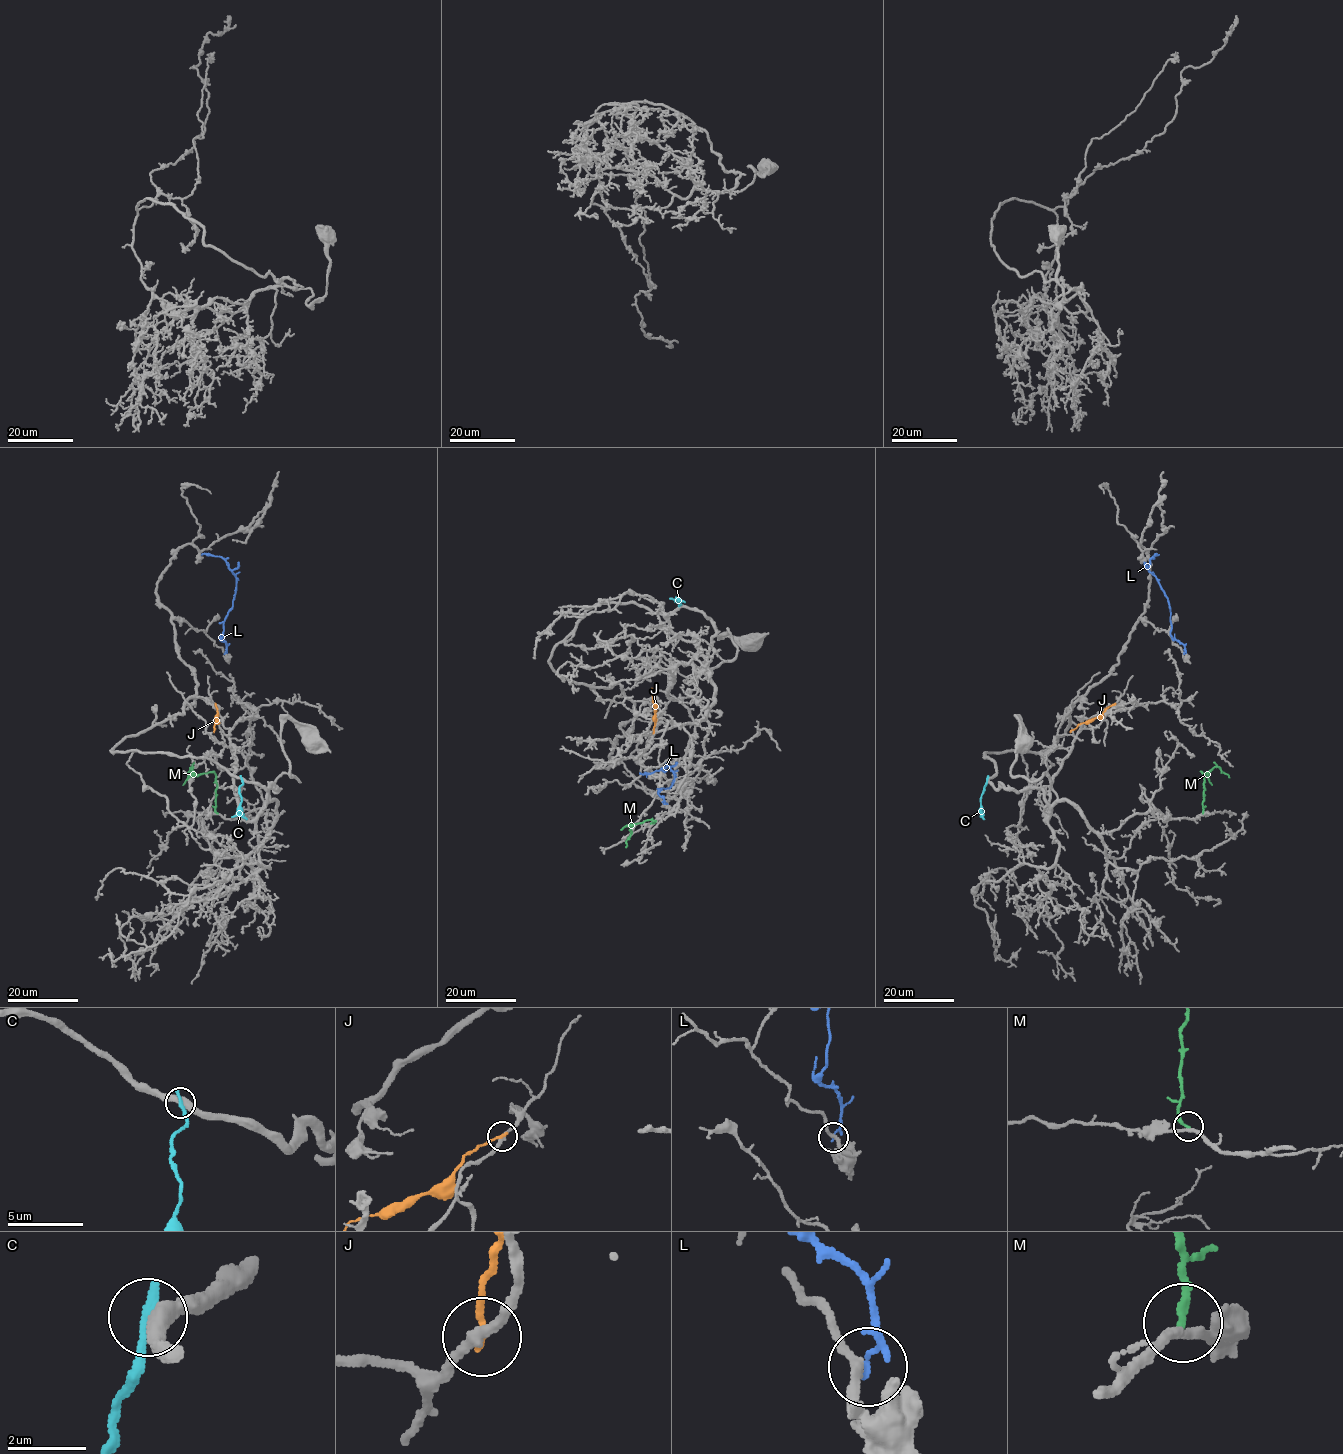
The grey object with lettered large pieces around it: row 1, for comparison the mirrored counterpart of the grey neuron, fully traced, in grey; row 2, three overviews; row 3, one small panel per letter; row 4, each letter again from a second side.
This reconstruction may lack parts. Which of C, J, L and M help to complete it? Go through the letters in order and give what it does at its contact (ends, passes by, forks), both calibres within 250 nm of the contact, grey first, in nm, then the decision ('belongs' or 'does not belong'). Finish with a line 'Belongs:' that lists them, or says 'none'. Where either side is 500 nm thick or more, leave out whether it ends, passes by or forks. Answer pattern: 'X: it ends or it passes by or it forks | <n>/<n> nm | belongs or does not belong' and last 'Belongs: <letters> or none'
C: it ends | 440/280 nm | does not belong
J: it ends | 240/190 nm | does not belong
L: it ends | 240/150 nm | does not belong
M: it ends | 240/200 nm | belongs
Belongs: M

